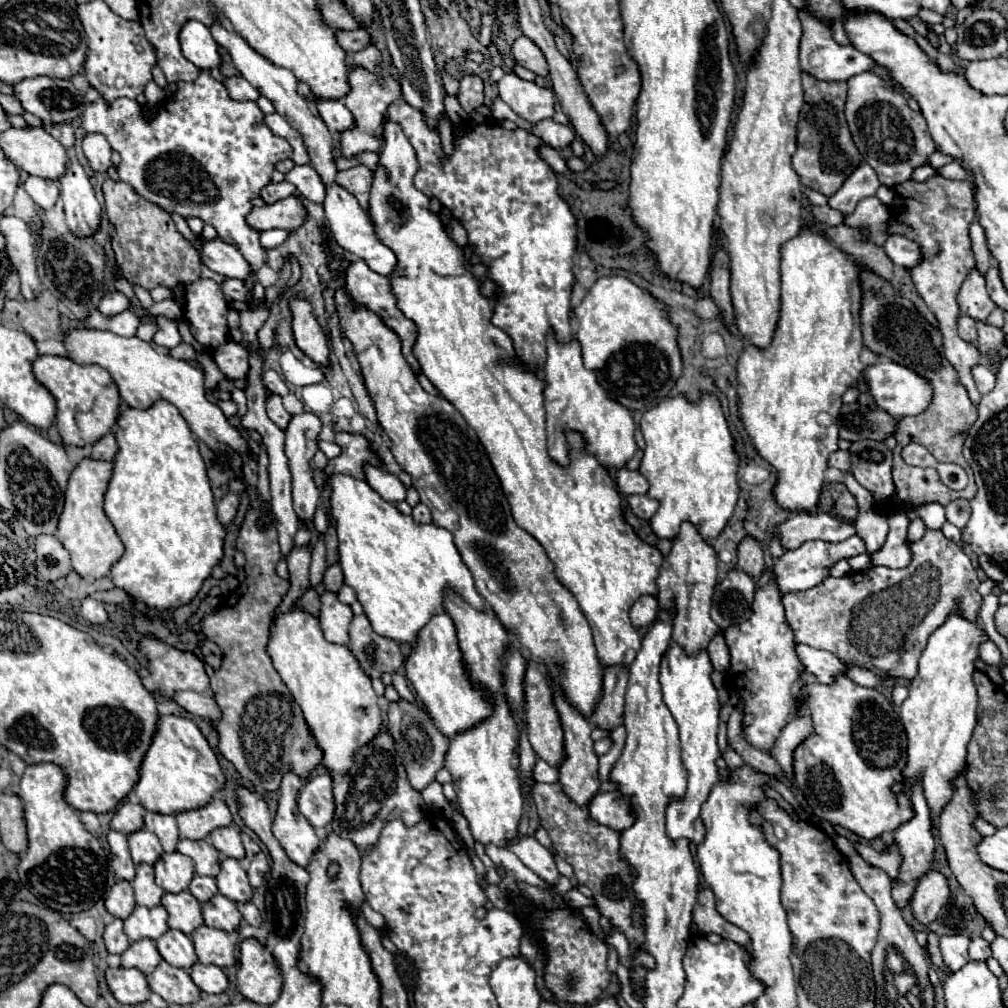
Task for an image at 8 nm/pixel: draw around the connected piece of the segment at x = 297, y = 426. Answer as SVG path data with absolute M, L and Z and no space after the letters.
M312 412L292 416L292 420L286 428L286 456L288 456L288 464L290 464L290 472L292 472L292 500L294 500L294 510L296 510L298 518L302 518L302 520L314 518L314 510L320 500L320 488L316 484L316 474L312 468L312 458L318 450L320 432L322 432L322 422Z

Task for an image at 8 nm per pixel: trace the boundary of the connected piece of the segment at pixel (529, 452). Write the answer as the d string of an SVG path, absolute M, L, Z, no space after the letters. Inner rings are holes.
M388 122L384 128L384 150L380 154L380 166L374 172L374 182L370 190L370 220L378 238L398 256L398 276L392 276L390 282L394 288L394 296L398 296L398 308L418 326L414 356L418 358L422 372L432 380L442 396L476 430L482 446L490 456L490 462L494 464L494 470L498 472L516 524L530 532L542 544L554 564L556 578L578 600L580 610L584 612L592 628L594 644L602 664L630 666L642 638L638 630L630 624L628 612L640 596L658 594L656 578L664 558L654 546L644 542L624 520L622 496L616 488L616 482L612 480L610 472L598 462L598 458L588 452L580 432L566 432L570 458L568 466L560 466L550 458L546 446L546 382L518 360L508 334L490 322L494 314L492 306L480 294L480 282L468 270L464 252L446 234L438 214L428 210L430 200L412 184L416 170L418 160L414 156L412 144L406 140L398 124ZM390 198L402 202L400 214L394 208L396 200Z

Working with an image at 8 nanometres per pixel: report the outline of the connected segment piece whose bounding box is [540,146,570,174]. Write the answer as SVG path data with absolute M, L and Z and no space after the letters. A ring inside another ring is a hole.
M544 146L540 152L542 152L542 158L544 158L558 174L568 174L568 172L570 172L570 168L566 166L566 162L560 158L560 154L558 154L554 148Z

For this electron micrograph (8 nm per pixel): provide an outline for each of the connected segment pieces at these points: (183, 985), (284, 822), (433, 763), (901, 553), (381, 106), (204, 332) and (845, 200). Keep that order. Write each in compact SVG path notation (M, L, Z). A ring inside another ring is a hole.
M160 962L158 968L148 976L150 990L162 996L168 1004L192 1004L200 1000L200 988L192 982L190 974L182 968Z
M286 772L282 786L280 786L280 798L276 808L276 818L272 824L272 832L286 850L288 858L296 862L298 866L308 866L310 856L314 854L314 848L320 844L314 826L306 820L304 814L298 812L296 798L298 790L304 786L302 778L294 776L292 772Z
M398 700L390 704L388 728L390 728L390 734L394 736L394 746L402 756L402 764L410 776L410 784L416 790L424 790L434 780L436 772L444 766L444 756L448 752L450 740L436 730L432 718L418 704L412 704L406 700Z
M902 508L890 512L888 516L890 522L890 532L886 538L886 544L882 550L872 554L872 564L874 566L888 566L888 568L906 568L912 560L912 550L910 542L906 540L906 530L908 530L908 516Z
M352 66L350 68L350 96L346 96L344 106L354 114L356 120L356 128L342 132L340 136L340 148L344 152L344 156L354 156L354 154L362 154L362 152L376 152L382 146L382 140L376 136L380 132L386 108L396 102L398 98L402 98L402 90L400 90L400 82L388 74L388 72L370 72L362 66Z
M196 280L188 284L184 314L192 334L206 348L228 342L228 302L214 280Z
M862 162L854 170L854 174L842 184L842 188L834 196L830 196L828 202L832 208L838 208L846 214L852 214L856 204L864 198L876 196L878 188L880 188L880 182L878 182L876 172L866 162Z

